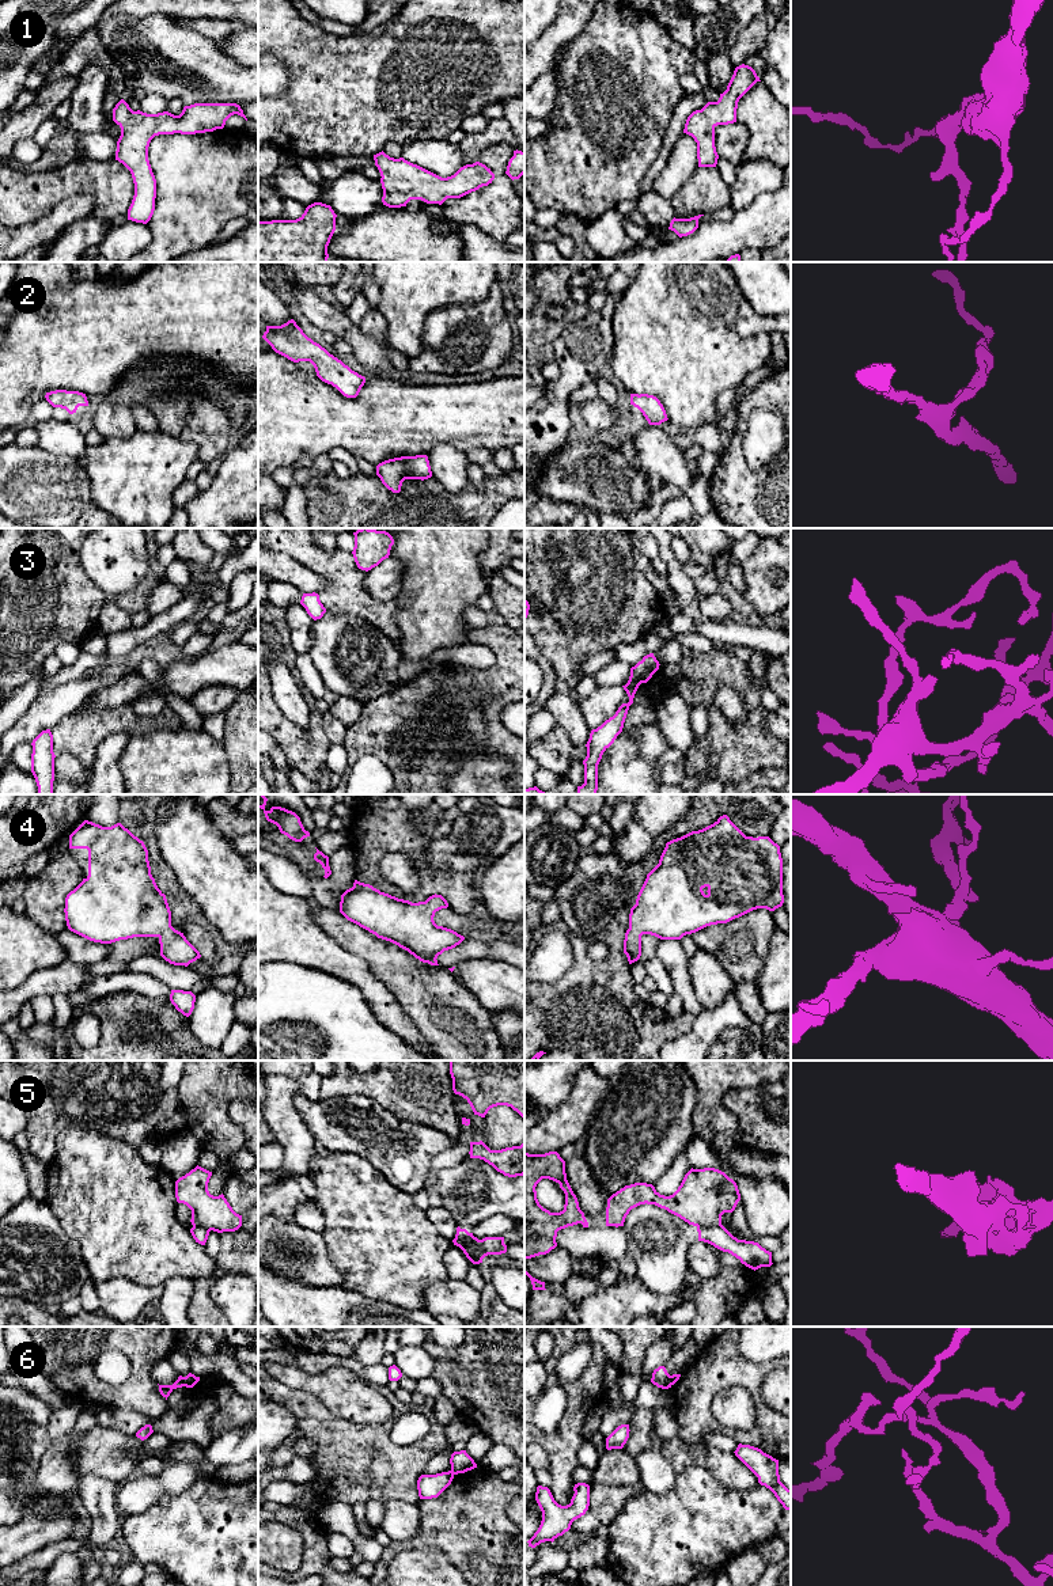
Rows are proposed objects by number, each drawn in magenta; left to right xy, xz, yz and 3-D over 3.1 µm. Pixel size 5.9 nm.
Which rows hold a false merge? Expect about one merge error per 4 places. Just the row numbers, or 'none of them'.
5, 6

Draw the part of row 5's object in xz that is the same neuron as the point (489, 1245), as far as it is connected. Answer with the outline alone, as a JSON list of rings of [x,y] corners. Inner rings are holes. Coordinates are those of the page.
[[[470,1233],[469,1248],[473,1259],[482,1263],[482,1259],[488,1255],[501,1255],[507,1252],[504,1237],[485,1237],[478,1240]]]

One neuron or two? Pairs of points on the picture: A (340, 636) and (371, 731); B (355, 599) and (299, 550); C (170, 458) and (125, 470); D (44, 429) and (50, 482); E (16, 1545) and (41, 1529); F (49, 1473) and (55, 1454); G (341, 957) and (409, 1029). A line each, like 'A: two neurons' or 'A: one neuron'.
A: two neurons
B: one neuron
C: one neuron
D: two neurons
E: one neuron
F: one neuron
G: one neuron

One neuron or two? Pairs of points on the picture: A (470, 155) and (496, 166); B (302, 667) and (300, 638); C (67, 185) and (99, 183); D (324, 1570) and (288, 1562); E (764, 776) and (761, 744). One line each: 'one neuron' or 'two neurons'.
A: two neurons
B: two neurons
C: one neuron
D: two neurons
E: two neurons

